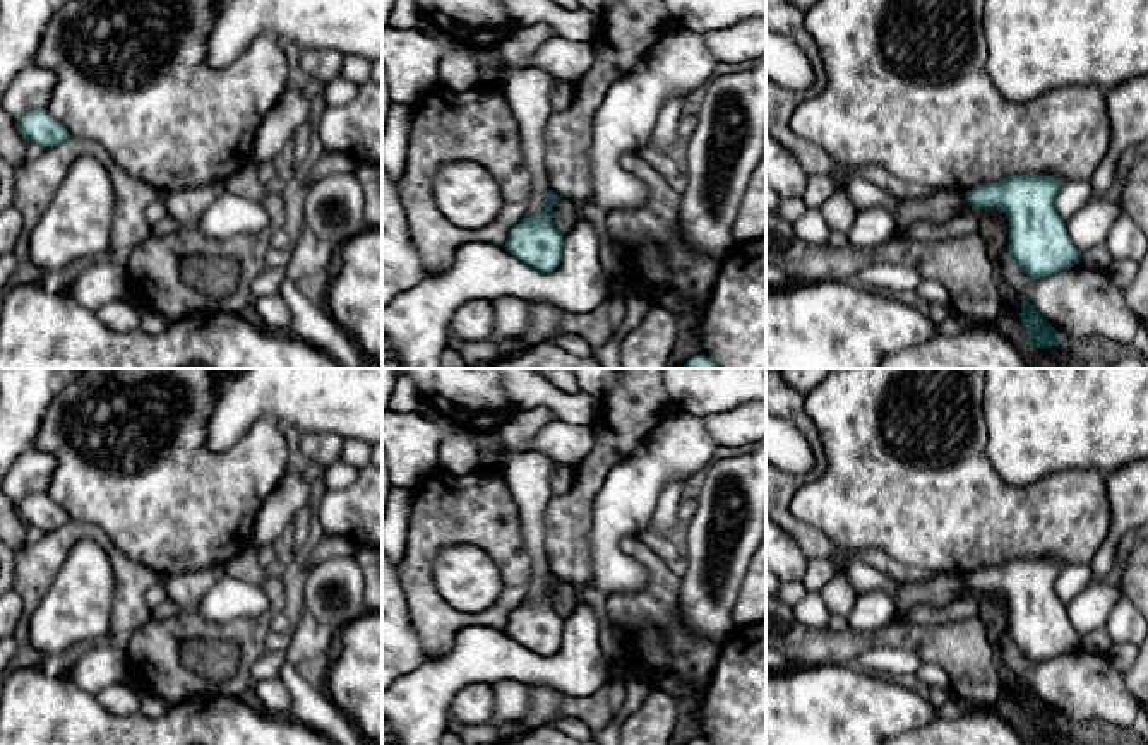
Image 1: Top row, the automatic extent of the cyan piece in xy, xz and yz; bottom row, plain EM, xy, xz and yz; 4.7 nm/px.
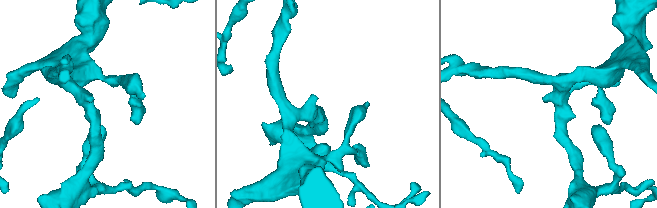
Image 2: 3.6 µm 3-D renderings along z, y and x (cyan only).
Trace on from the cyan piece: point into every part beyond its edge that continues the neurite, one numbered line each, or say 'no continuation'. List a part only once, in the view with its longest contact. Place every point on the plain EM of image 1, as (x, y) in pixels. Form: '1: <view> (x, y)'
no continuation

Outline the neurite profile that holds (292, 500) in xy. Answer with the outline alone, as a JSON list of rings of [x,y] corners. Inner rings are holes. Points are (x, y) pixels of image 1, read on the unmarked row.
[[[286,471],[254,521],[252,545],[255,548],[271,546],[288,526],[300,529],[319,492],[319,486],[310,485],[298,473]]]

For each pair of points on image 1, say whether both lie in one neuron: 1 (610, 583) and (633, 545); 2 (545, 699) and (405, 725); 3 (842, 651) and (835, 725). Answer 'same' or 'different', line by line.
1: different
2: different
3: different

